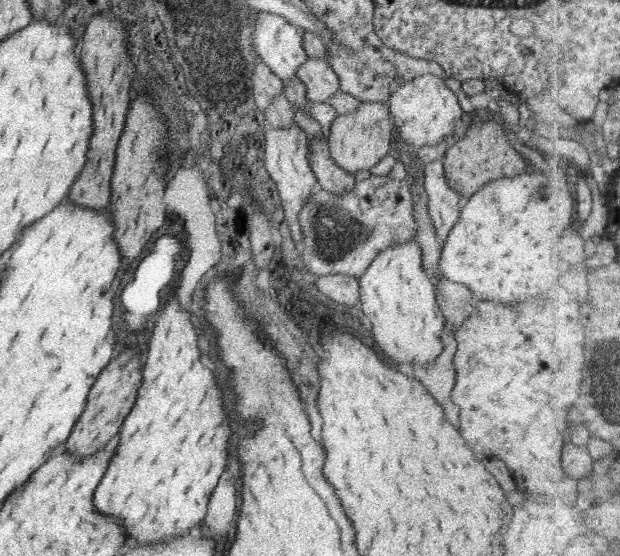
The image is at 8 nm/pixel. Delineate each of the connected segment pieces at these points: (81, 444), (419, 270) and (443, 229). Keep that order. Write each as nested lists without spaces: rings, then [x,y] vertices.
[[[126,349],[118,357],[112,358],[96,378],[95,385],[88,393],[88,402],[61,449],[67,450],[75,458],[86,458],[106,446],[112,437],[118,436],[122,421],[135,405],[142,373],[139,355],[134,349]]]
[[[412,238],[404,244],[382,250],[382,254],[378,254],[363,276],[358,278],[361,299],[358,314],[365,314],[370,318],[374,341],[384,350],[386,356],[395,361],[396,366],[400,363],[429,365],[443,349],[441,330],[446,325],[445,316],[436,300],[436,287],[425,273],[421,259],[421,247]]]
[[[444,159],[425,165],[424,188],[428,197],[428,212],[432,219],[440,246],[444,248],[446,237],[459,221],[464,196],[446,184]]]

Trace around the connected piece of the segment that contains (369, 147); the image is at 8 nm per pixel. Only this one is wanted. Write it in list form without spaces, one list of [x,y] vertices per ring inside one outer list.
[[[360,103],[356,112],[338,115],[330,127],[328,149],[332,162],[354,176],[359,170],[369,170],[391,149],[394,125],[389,115],[389,105]]]

